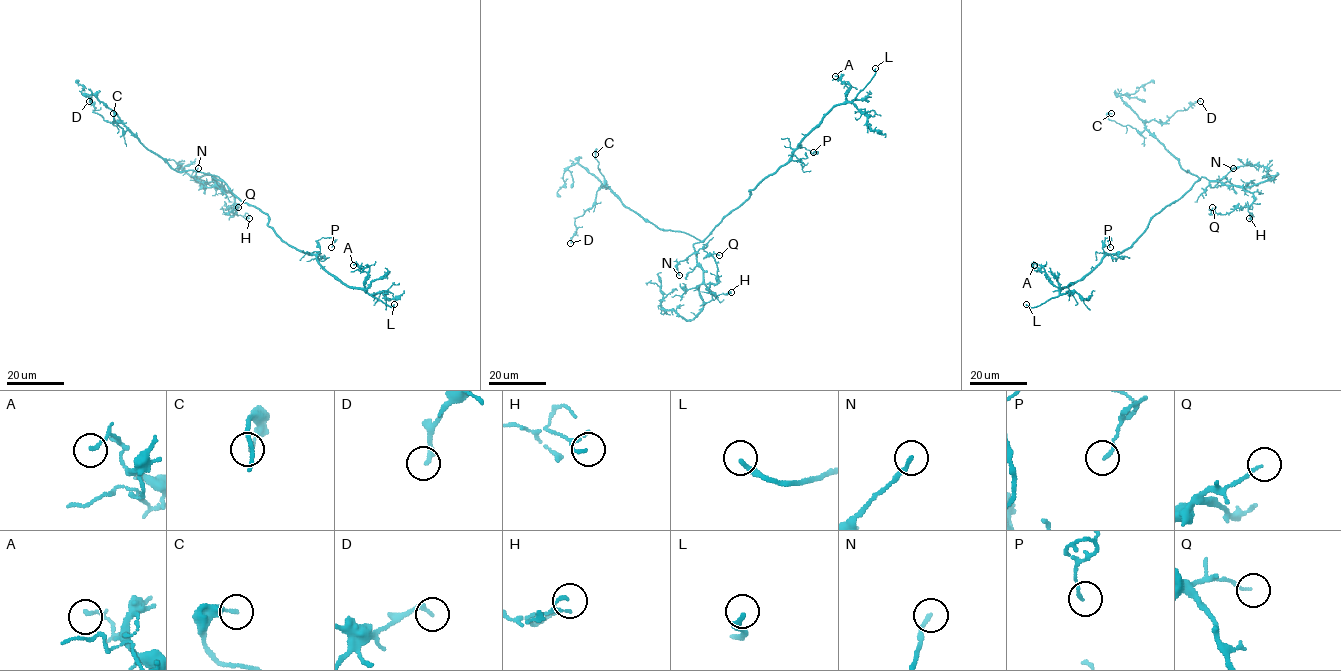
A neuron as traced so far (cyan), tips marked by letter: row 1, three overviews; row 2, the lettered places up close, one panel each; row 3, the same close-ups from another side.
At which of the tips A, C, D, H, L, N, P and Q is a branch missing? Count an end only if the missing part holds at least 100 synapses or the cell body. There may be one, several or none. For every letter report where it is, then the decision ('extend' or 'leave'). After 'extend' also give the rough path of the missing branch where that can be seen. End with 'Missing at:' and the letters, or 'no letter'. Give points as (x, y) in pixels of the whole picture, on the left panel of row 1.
A: at (353, 265); leave
C: at (113, 113); leave
D: at (89, 101); leave
H: at (249, 218); leave
L: at (394, 304); extend; missing branch runs (394, 304), (406, 298)
N: at (198, 168); leave
P: at (331, 247); leave
Q: at (238, 207); leave
Missing at: L

